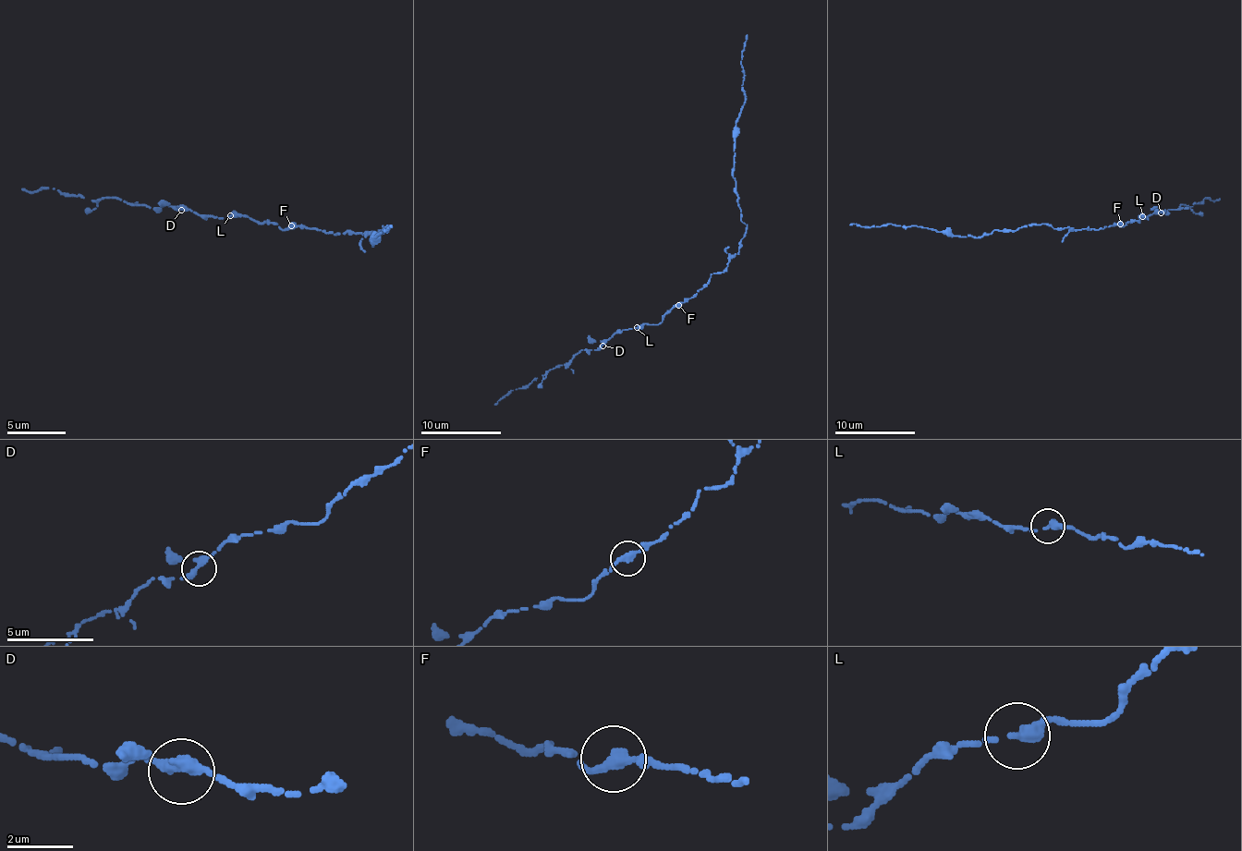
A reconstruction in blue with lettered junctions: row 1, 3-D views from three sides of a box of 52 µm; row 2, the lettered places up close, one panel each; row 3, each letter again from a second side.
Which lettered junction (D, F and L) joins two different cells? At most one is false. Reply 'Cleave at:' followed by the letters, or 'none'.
Cleave at: none

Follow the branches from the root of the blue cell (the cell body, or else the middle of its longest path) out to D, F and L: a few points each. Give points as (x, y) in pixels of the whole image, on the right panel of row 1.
D: (1089, 229), (1126, 225), (1130, 221), (1140, 221), (1138, 217), (1144, 219), (1161, 212)
F: (1089, 229), (1101, 229), (1120, 223)
L: (1089, 229), (1126, 225), (1130, 221), (1140, 221), (1138, 217), (1142, 217)

